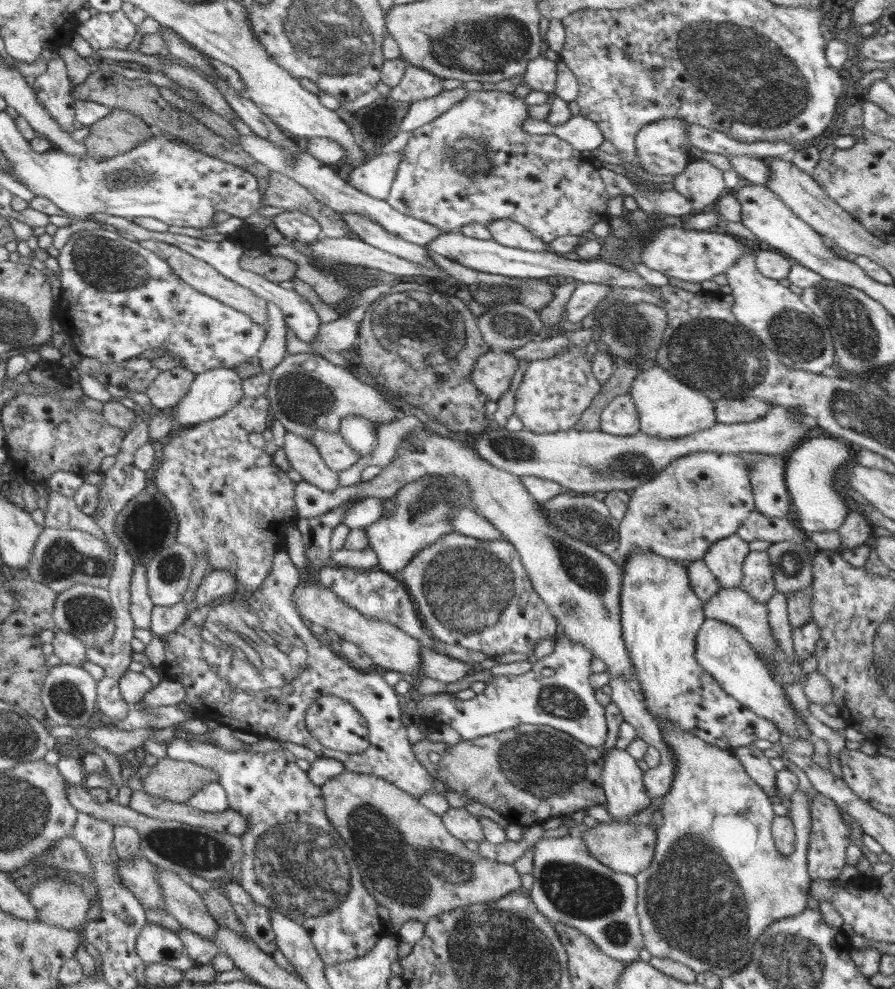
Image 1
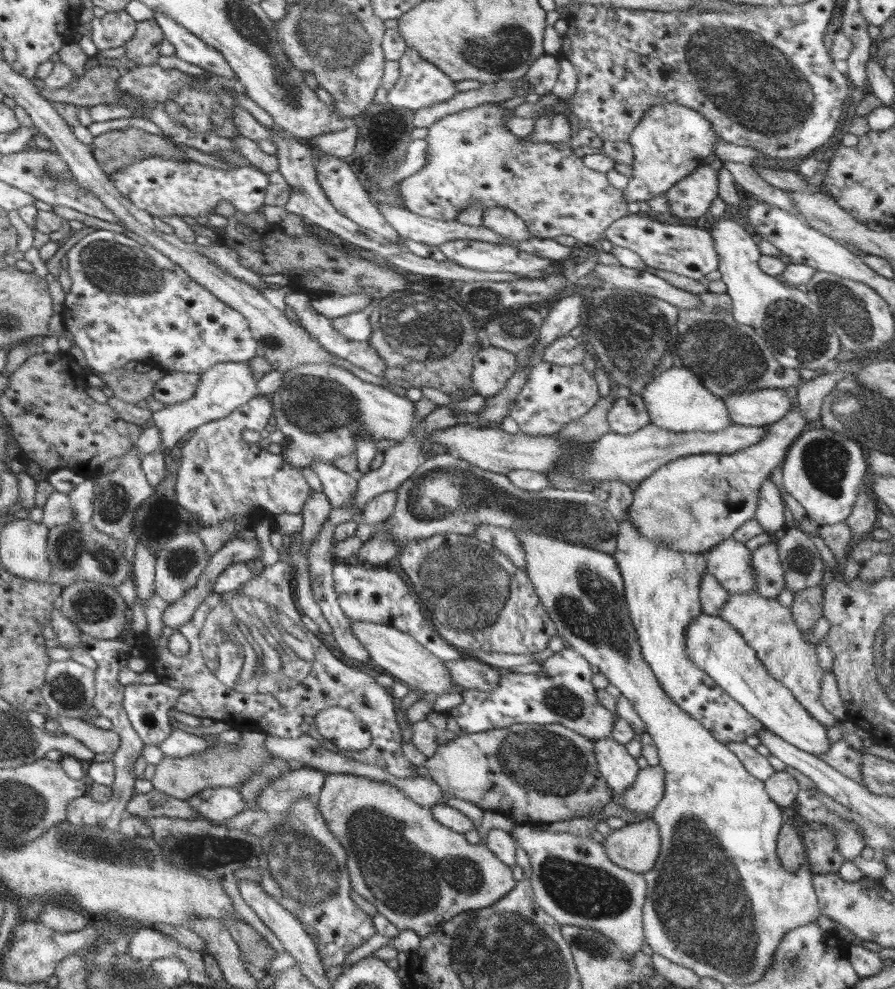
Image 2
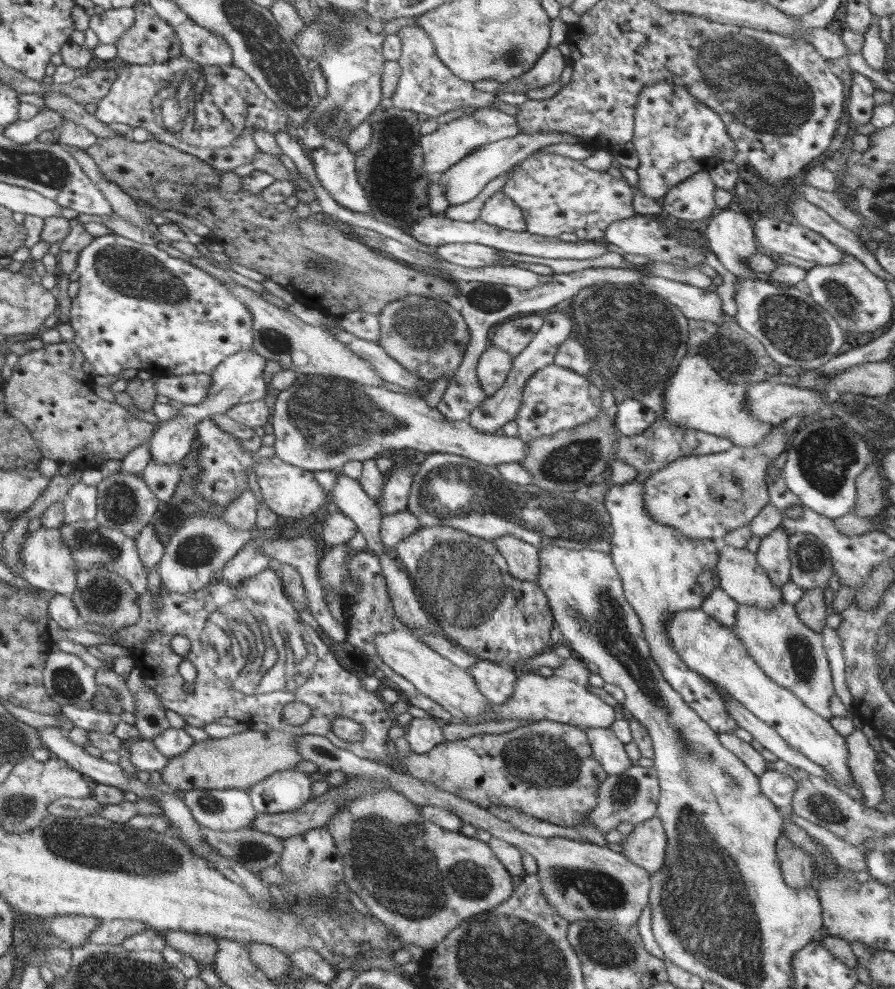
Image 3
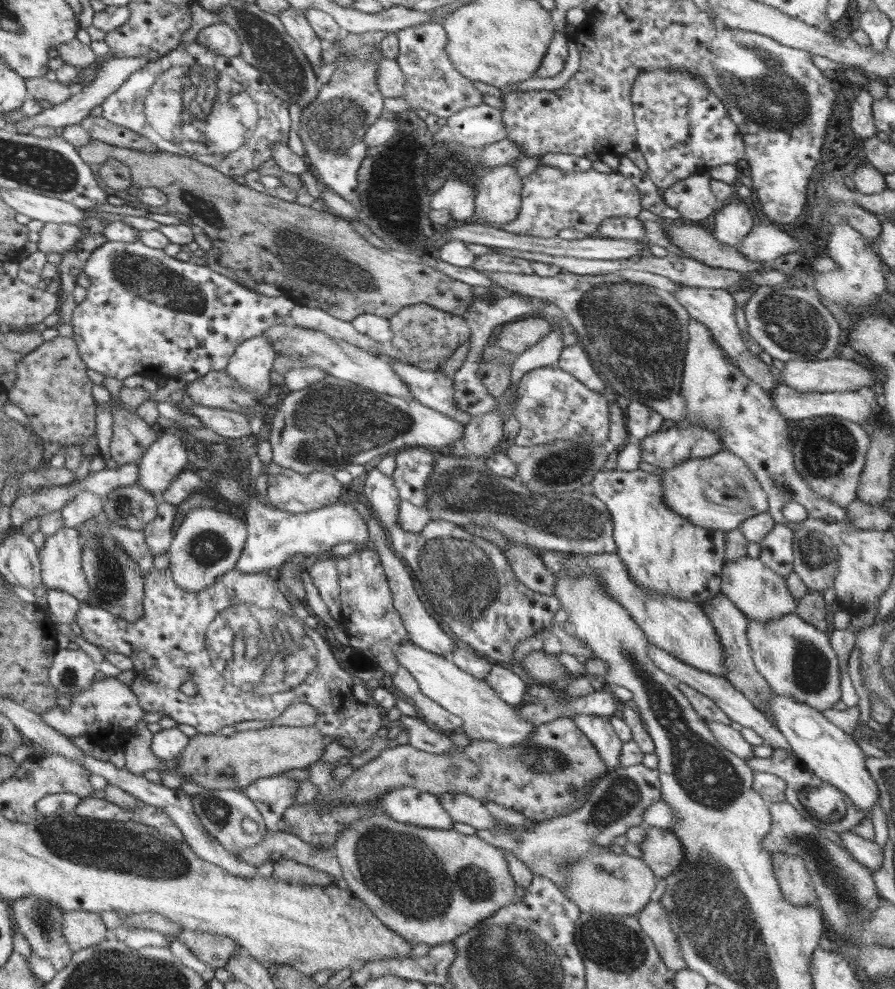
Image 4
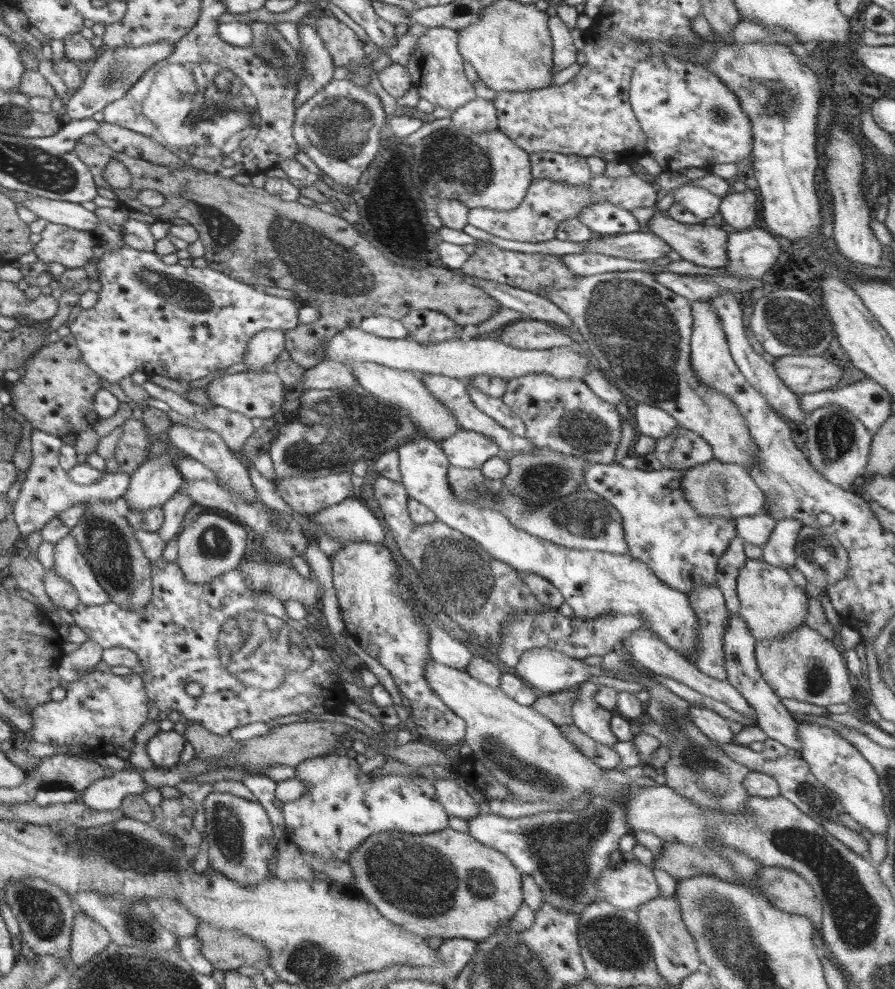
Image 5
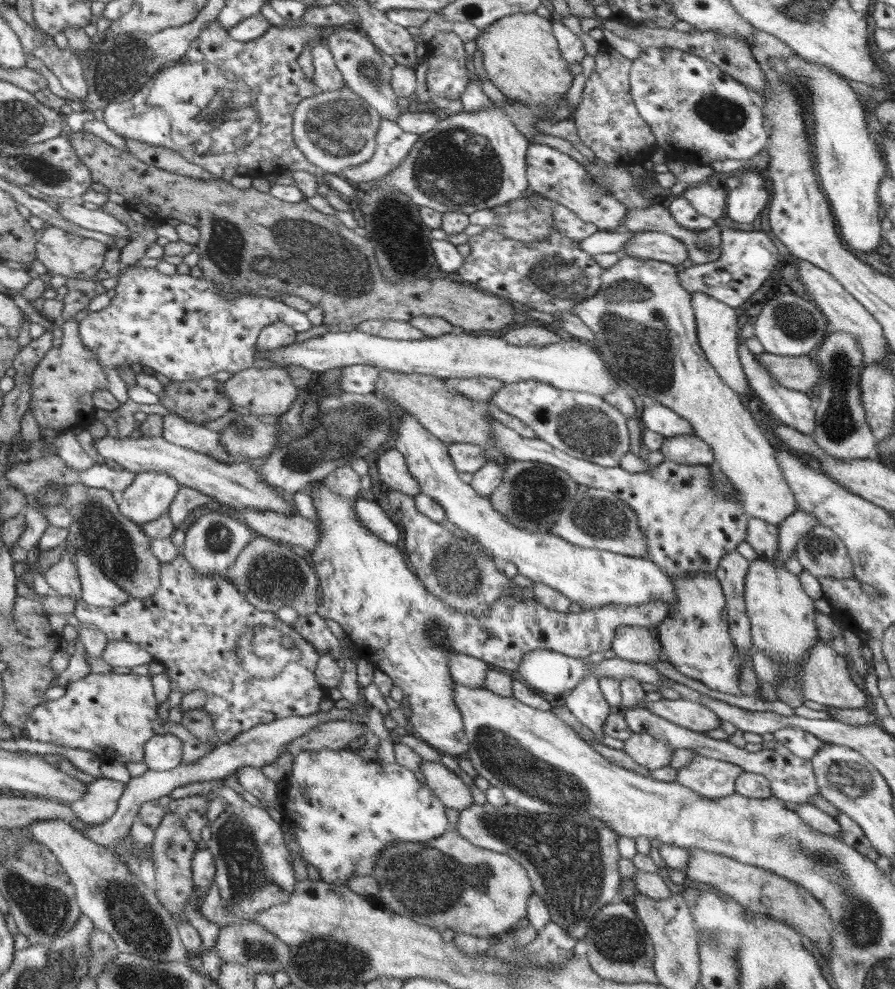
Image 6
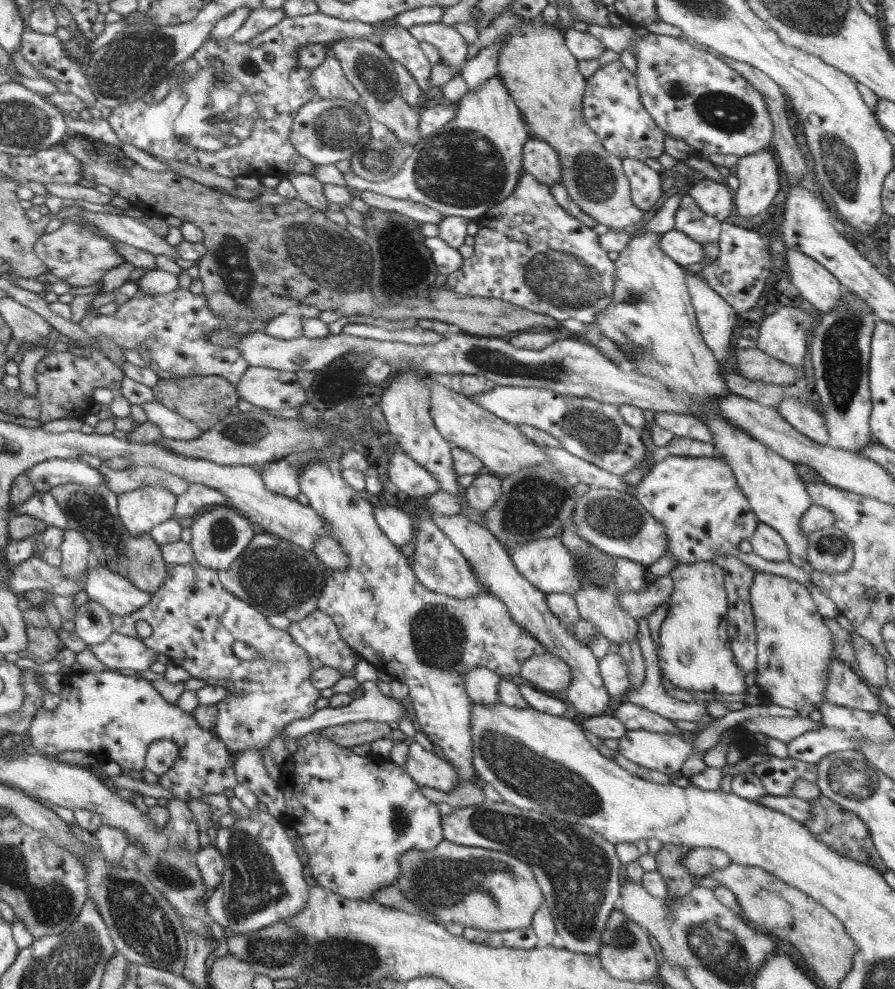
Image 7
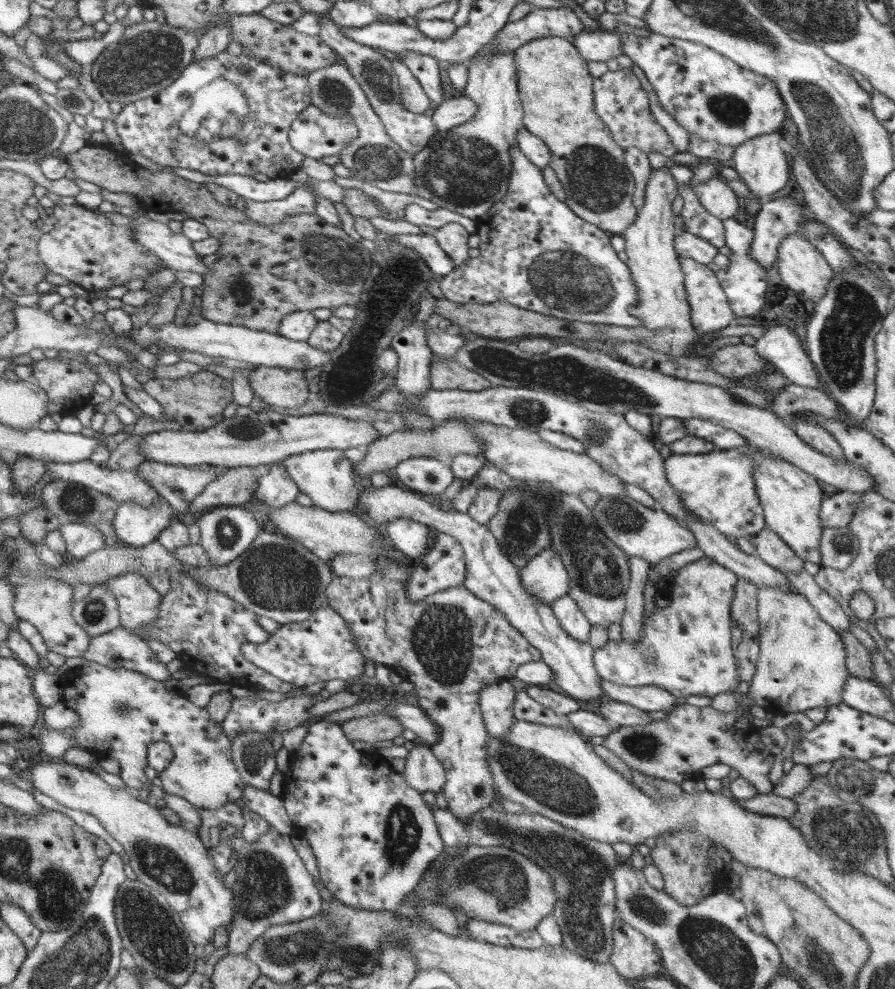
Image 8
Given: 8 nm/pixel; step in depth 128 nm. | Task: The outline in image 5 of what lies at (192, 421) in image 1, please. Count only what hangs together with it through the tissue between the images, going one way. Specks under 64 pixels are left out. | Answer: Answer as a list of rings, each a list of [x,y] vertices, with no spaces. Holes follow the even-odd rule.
[[[264,330],[257,332],[247,344],[243,360],[249,373],[271,370],[284,346],[284,331]],[[160,453],[149,457],[133,473],[123,494],[126,506],[134,512],[150,510],[163,504],[185,484],[172,454]]]

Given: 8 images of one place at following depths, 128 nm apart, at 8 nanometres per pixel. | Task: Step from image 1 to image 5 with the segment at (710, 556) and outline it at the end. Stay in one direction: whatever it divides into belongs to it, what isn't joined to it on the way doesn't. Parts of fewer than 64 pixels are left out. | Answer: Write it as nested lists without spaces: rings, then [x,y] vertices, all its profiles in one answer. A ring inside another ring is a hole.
[[[747,559],[738,571],[737,593],[741,602],[739,614],[756,640],[774,640],[805,624],[808,594],[797,587],[786,569],[762,559]]]

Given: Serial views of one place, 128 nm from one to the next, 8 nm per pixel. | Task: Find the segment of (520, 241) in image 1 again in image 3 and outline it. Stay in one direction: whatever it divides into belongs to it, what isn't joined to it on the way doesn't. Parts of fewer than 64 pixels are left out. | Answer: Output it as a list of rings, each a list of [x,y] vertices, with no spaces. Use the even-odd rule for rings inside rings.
[[[496,192],[484,202],[479,220],[498,229],[513,230],[512,232],[526,232],[526,222],[522,212],[504,193]]]

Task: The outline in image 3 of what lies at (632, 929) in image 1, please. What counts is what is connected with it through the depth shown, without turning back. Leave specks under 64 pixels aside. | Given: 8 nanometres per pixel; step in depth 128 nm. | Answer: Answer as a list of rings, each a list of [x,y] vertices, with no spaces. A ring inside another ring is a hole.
[[[313,731],[308,732],[306,735],[300,736],[296,739],[297,749],[299,756],[302,755],[303,760],[310,760],[314,762],[318,767],[327,768],[330,771],[341,770],[348,777],[366,775],[376,779],[380,782],[390,783],[390,789],[394,789],[396,792],[400,792],[410,803],[414,805],[424,806],[436,806],[448,811],[452,811],[457,814],[463,824],[468,824],[480,828],[489,832],[491,836],[500,838],[508,844],[517,846],[522,852],[528,852],[538,865],[536,876],[539,878],[541,884],[541,891],[546,897],[546,900],[553,906],[553,909],[563,919],[566,919],[569,924],[579,920],[597,920],[597,921],[616,921],[620,925],[626,925],[627,927],[637,924],[642,909],[649,903],[649,894],[651,891],[651,874],[646,872],[641,866],[635,865],[630,862],[622,853],[615,852],[608,849],[608,847],[598,846],[594,843],[582,843],[573,839],[564,837],[550,837],[544,838],[540,836],[528,835],[514,828],[512,823],[502,821],[496,816],[492,815],[489,811],[480,806],[476,806],[476,803],[470,803],[467,799],[458,798],[454,794],[449,794],[444,790],[439,789],[433,782],[420,782],[417,778],[410,776],[409,774],[403,774],[402,772],[393,770],[388,764],[384,762],[378,762],[360,758],[353,752],[346,749],[338,748],[334,743],[330,743],[328,738],[316,735]]]

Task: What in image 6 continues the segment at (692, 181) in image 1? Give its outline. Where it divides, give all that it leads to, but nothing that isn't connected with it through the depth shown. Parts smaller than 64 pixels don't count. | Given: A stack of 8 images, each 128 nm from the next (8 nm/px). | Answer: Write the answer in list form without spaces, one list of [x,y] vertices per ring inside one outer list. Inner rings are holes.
[[[698,184],[685,189],[681,194],[684,198],[702,216],[710,218],[716,222],[724,216],[726,210],[726,195],[728,189],[720,186],[710,186],[710,184]]]

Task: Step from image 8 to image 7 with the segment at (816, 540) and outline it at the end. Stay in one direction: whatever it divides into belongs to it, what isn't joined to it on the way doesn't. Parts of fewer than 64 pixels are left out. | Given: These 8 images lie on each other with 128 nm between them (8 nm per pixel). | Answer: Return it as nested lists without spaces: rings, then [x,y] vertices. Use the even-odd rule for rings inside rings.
[[[636,232],[634,238],[628,242],[628,246],[620,252],[619,258],[614,262],[615,291],[613,299],[606,309],[596,315],[594,323],[601,329],[600,332],[611,338],[618,345],[618,348],[626,353],[628,360],[634,365],[634,371],[650,375],[673,391],[686,391],[693,398],[693,401],[699,404],[694,416],[698,417],[711,430],[712,444],[716,448],[716,454],[726,462],[726,466],[732,469],[738,486],[746,495],[756,518],[770,525],[784,539],[789,550],[789,561],[806,572],[810,572],[813,566],[808,566],[807,561],[808,539],[803,528],[799,525],[802,516],[813,505],[805,482],[798,475],[794,463],[775,454],[773,450],[758,442],[755,437],[746,434],[745,430],[726,422],[705,408],[705,402],[708,399],[725,397],[732,392],[726,386],[723,375],[718,370],[717,358],[706,346],[700,329],[698,329],[691,296],[685,283],[686,271],[678,263],[670,260],[666,254],[662,254],[662,250],[658,246],[660,237],[662,234]]]

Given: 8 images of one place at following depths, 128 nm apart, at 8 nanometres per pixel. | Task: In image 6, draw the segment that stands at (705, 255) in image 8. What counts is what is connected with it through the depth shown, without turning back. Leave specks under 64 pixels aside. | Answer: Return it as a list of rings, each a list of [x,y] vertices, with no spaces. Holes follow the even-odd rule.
[[[638,231],[624,245],[622,256],[641,260],[656,260],[670,264],[680,264],[688,260],[688,252],[678,238],[660,232]]]

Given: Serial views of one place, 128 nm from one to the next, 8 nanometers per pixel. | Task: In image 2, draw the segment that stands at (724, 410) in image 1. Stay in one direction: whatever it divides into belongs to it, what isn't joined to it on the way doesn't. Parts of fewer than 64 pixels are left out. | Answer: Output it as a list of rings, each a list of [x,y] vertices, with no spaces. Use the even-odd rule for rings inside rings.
[[[777,388],[730,394],[724,402],[733,424],[766,427],[778,422],[792,405],[786,391]]]

